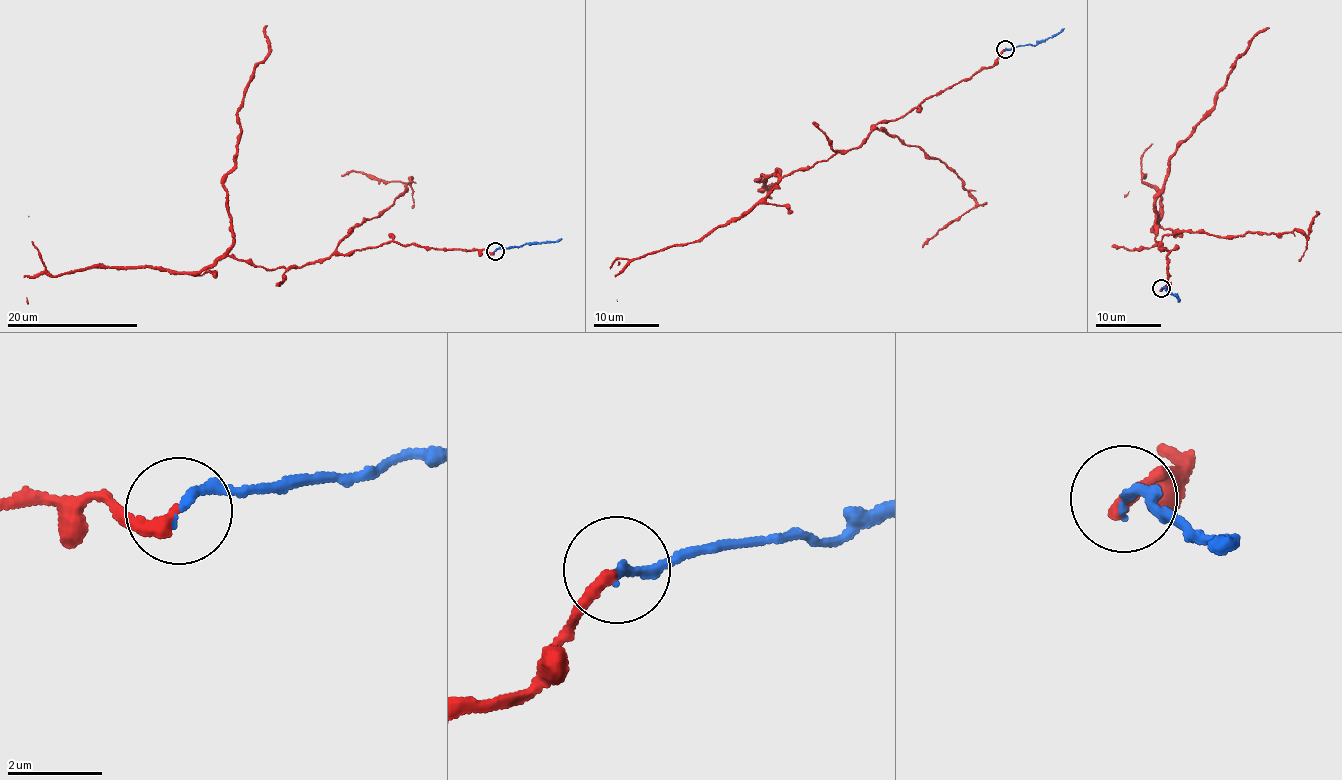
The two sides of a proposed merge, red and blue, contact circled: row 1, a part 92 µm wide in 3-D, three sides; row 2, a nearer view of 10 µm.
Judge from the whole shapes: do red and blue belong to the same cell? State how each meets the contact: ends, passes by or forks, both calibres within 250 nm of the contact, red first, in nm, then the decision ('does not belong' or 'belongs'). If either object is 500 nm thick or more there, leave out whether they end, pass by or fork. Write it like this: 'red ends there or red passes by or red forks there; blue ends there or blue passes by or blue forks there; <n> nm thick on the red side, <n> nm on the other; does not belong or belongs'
red ends there; blue ends there; 280 nm thick on the red side, 180 nm on the other; belongs

